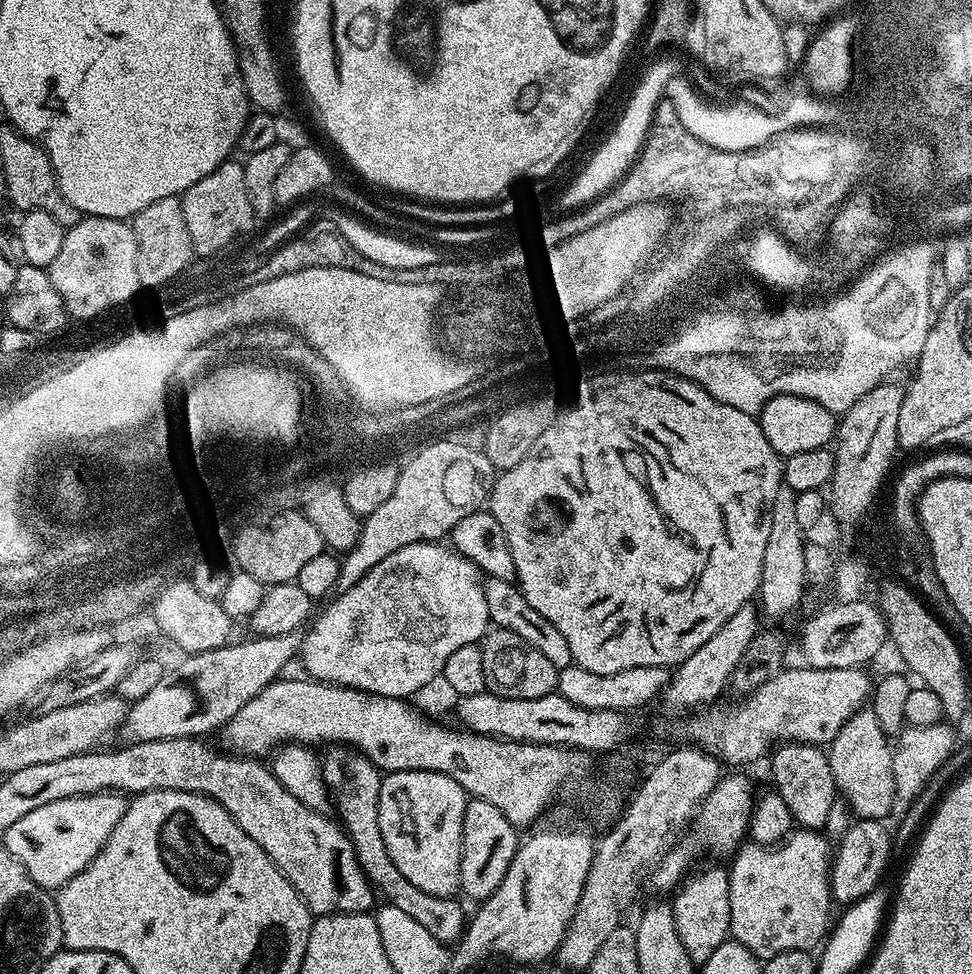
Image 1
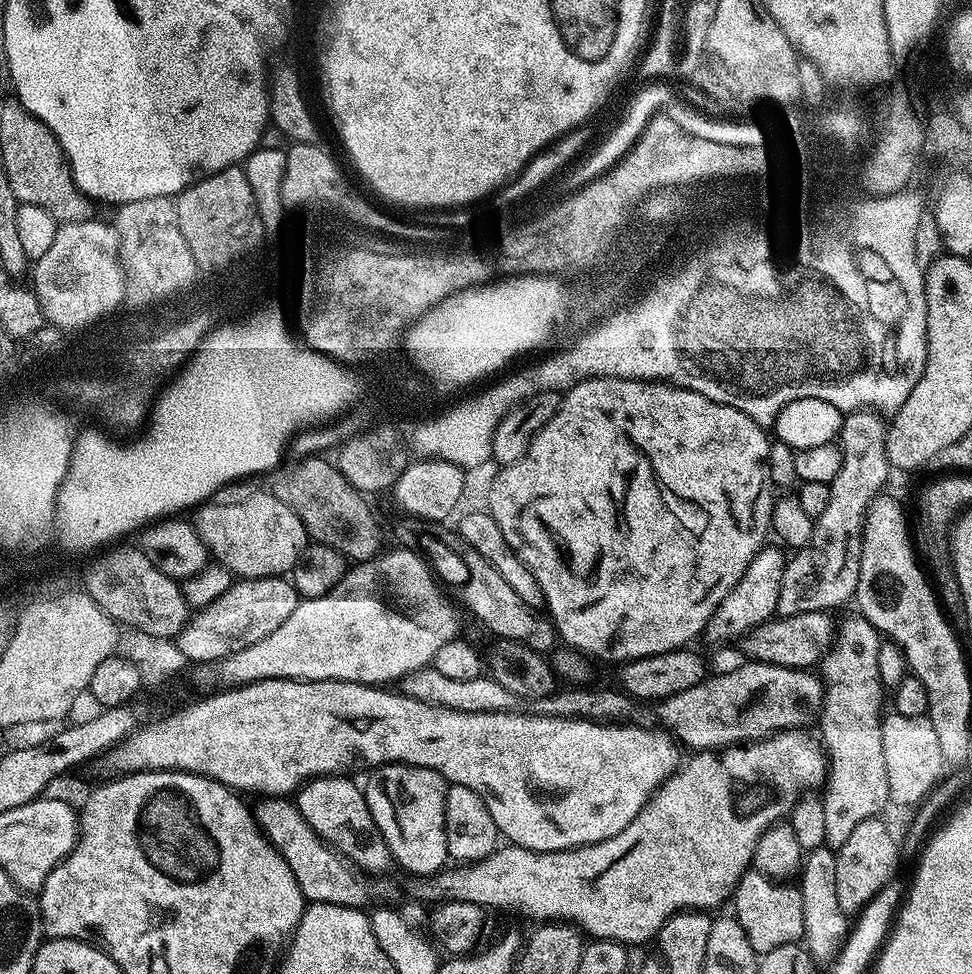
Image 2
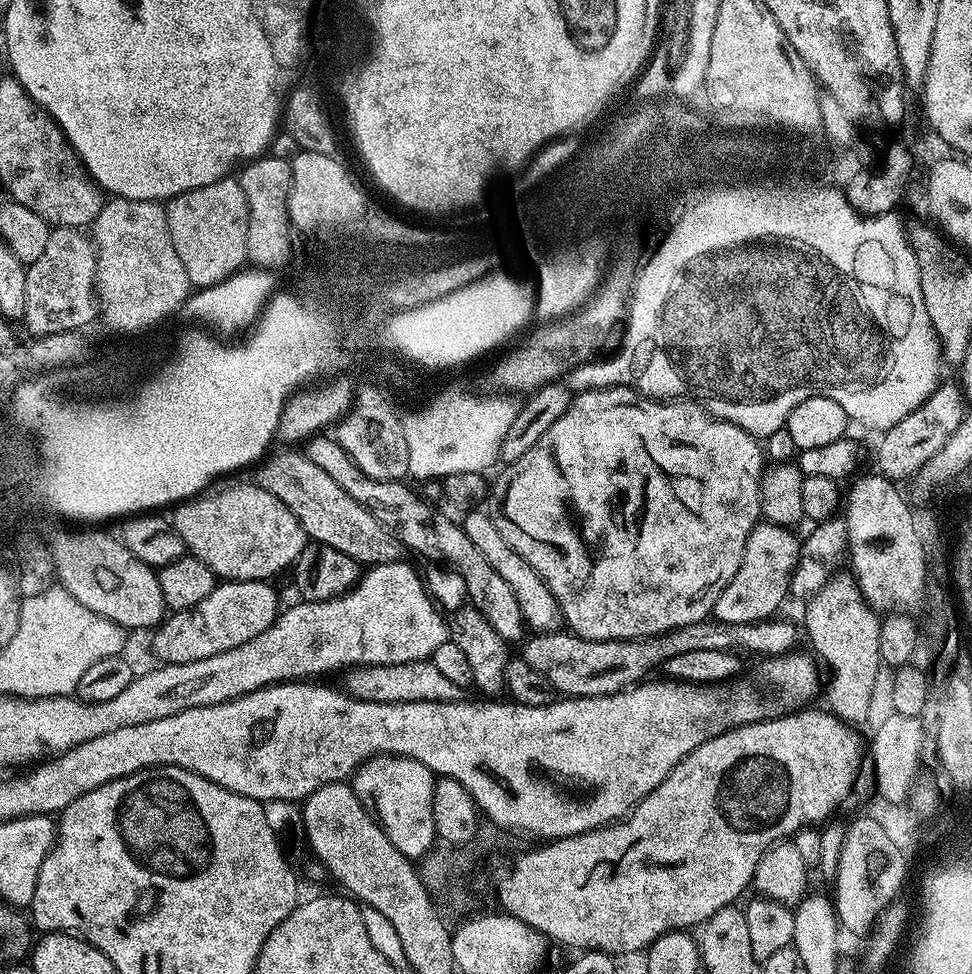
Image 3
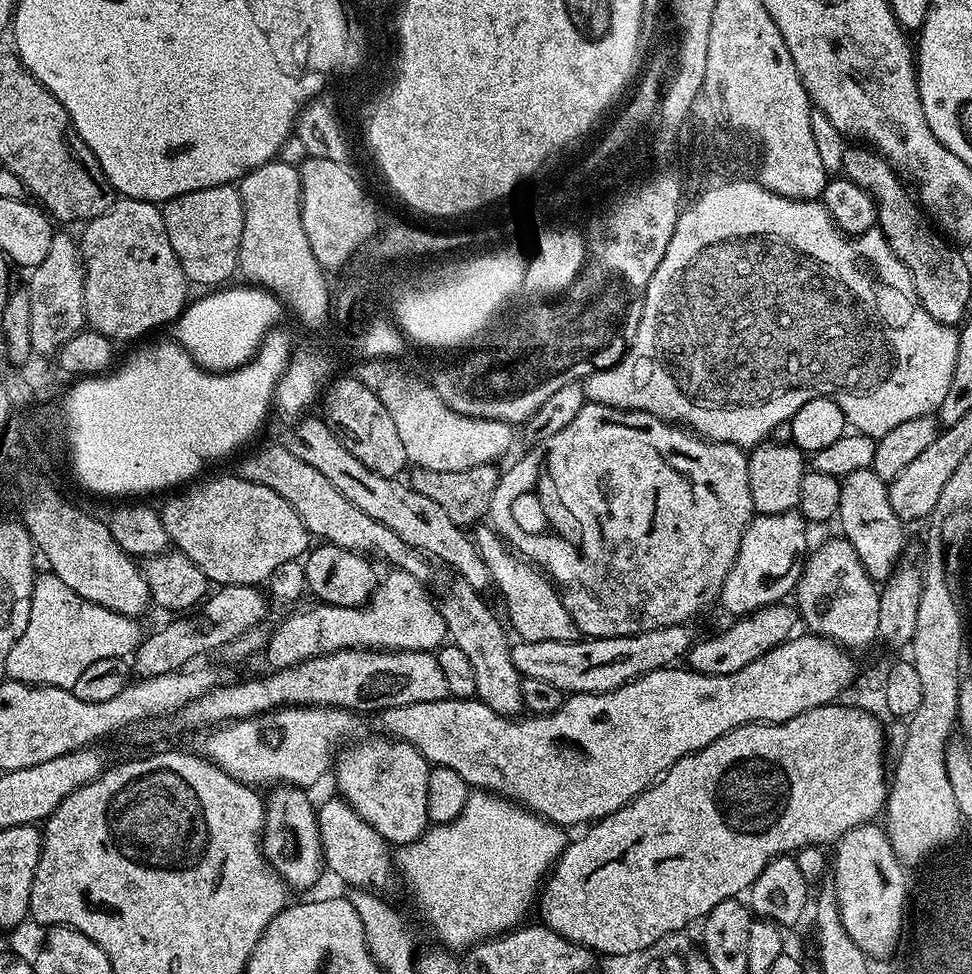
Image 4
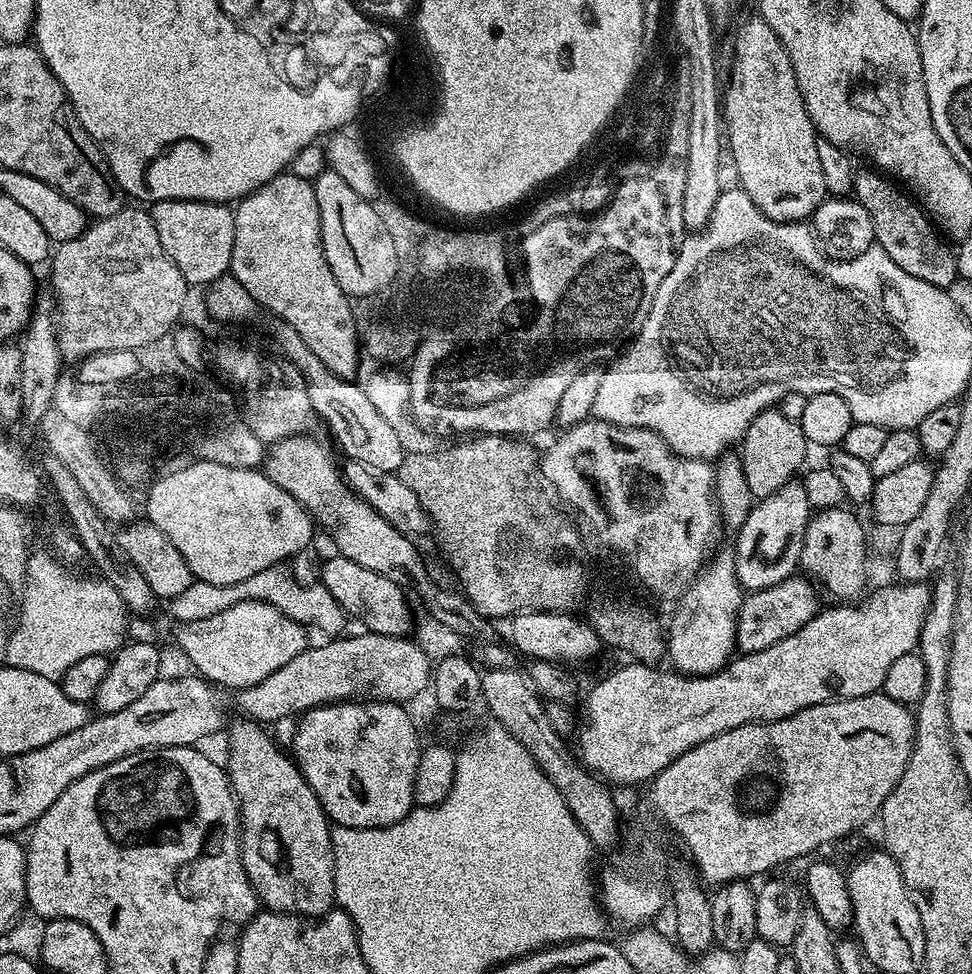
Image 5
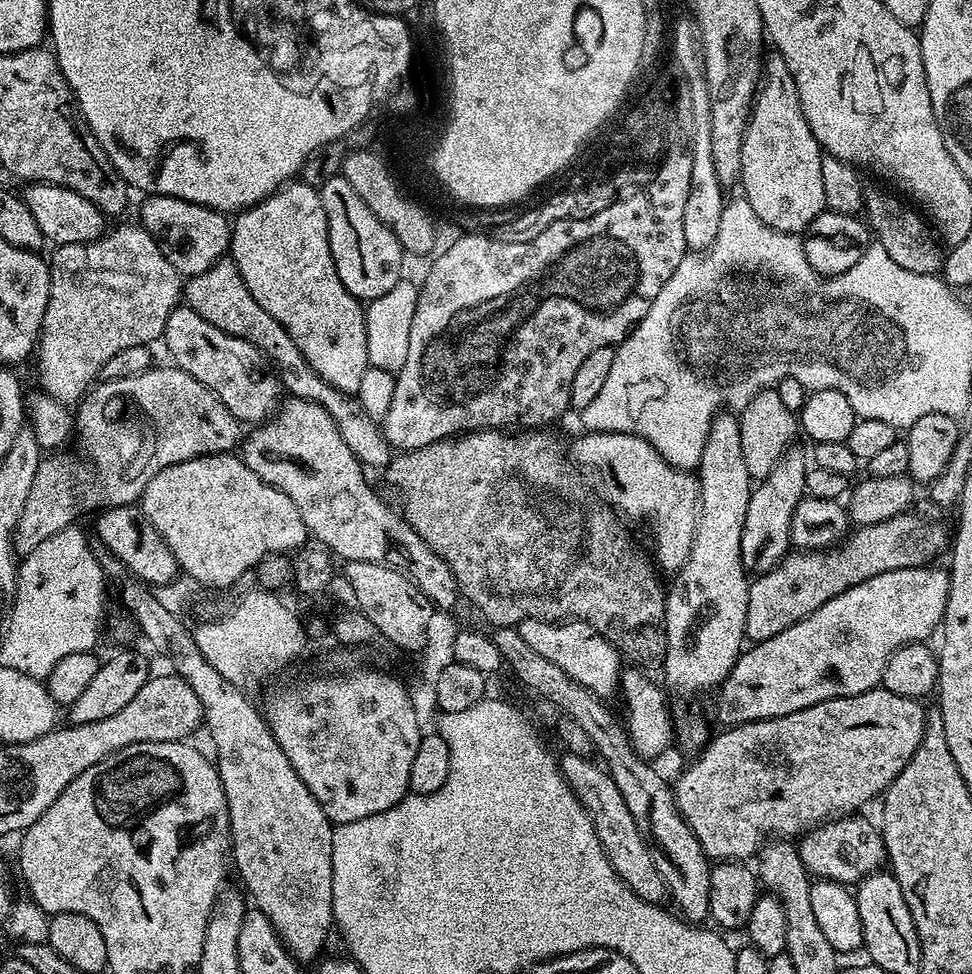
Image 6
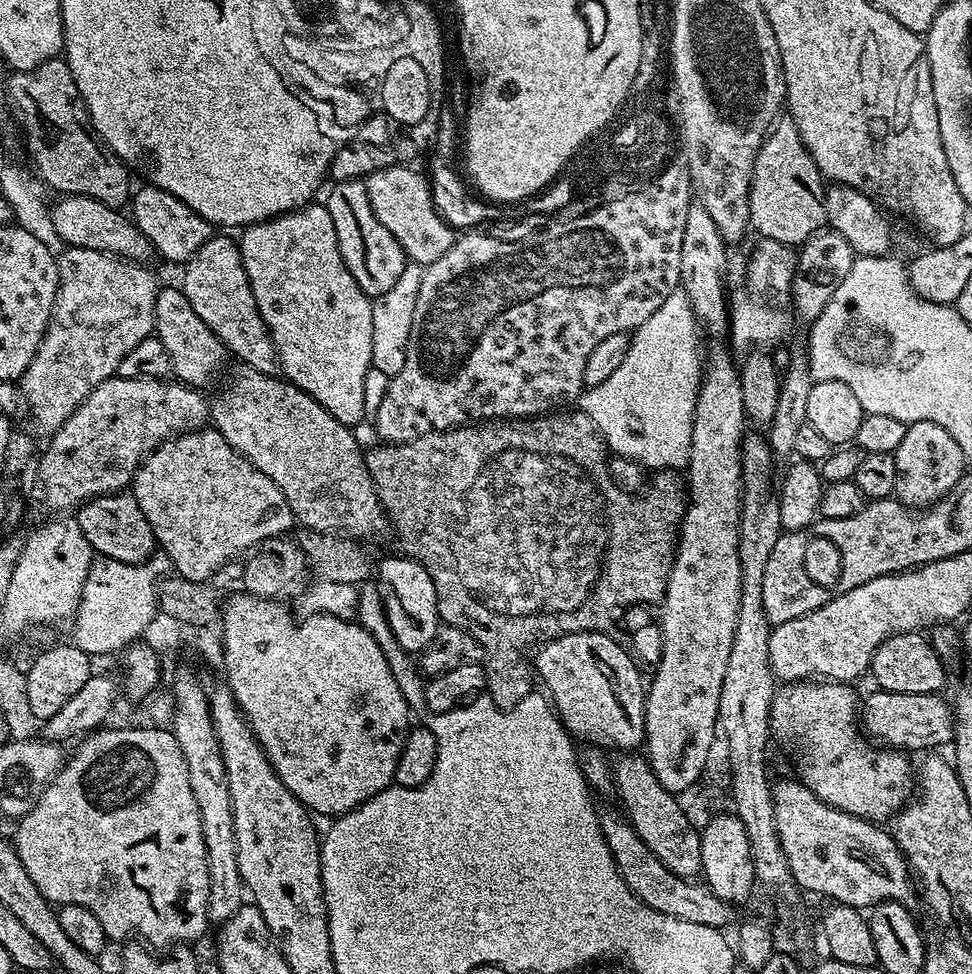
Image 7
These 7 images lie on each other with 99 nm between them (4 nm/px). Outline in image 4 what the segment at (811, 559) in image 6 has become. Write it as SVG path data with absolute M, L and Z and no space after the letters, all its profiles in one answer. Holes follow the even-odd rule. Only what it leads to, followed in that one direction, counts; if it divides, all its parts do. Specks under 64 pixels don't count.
M781 602L759 608L748 616L739 617L733 623L736 624L733 628L728 628L725 632L710 637L709 640L697 639L688 650L687 667L693 672L717 676L718 674L735 674L737 670L742 670L742 666L750 666L754 658L762 658L762 654L774 650L797 631L798 612L791 603L789 604Z

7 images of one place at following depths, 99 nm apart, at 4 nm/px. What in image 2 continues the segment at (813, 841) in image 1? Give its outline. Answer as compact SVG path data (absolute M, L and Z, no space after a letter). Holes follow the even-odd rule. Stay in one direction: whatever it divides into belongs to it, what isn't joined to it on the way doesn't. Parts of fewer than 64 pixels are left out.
M749 870L738 882L734 893L736 909L734 915L737 922L746 930L746 938L750 938L750 946L758 954L775 950L777 946L795 944L805 935L803 928L803 896L799 887L788 885L779 879L763 876L761 872Z

